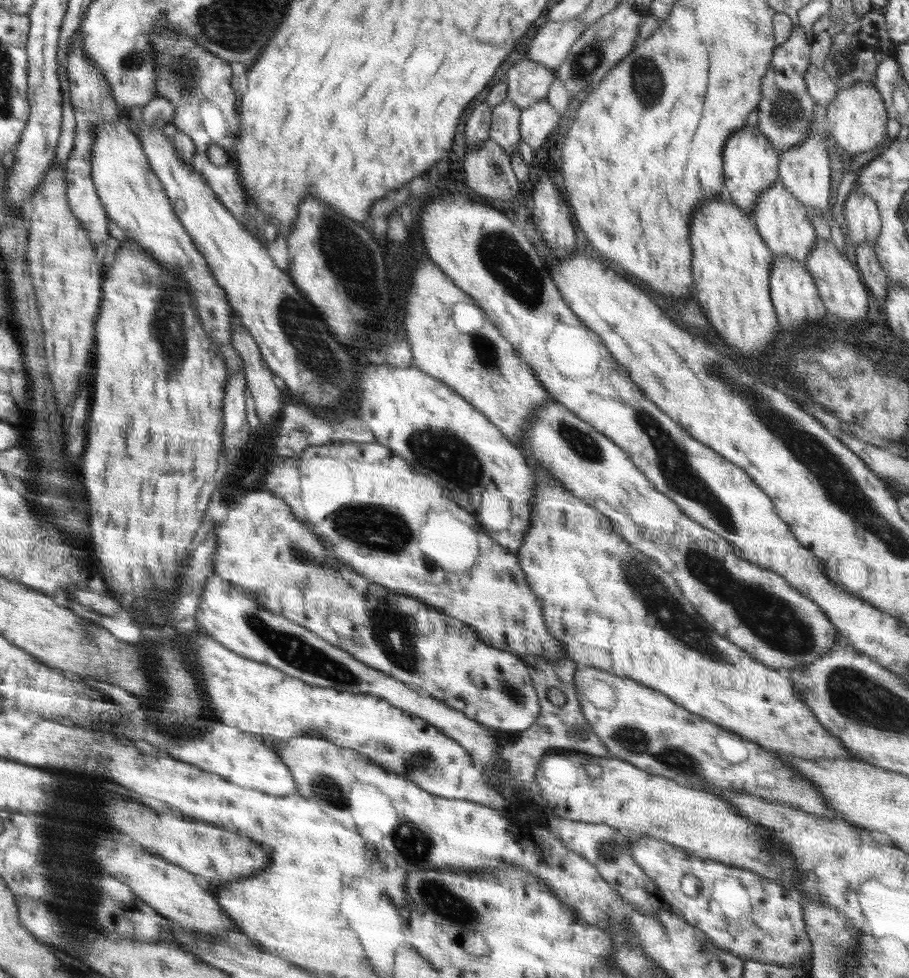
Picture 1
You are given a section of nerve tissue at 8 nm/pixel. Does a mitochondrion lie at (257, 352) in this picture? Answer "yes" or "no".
no

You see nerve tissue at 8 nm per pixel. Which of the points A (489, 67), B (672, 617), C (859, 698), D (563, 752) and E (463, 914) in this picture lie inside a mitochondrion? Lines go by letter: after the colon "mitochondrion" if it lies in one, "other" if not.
A: other
B: mitochondrion
C: mitochondrion
D: other
E: mitochondrion

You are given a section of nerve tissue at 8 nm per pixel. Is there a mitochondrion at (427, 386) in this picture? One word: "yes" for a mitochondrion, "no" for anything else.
no

